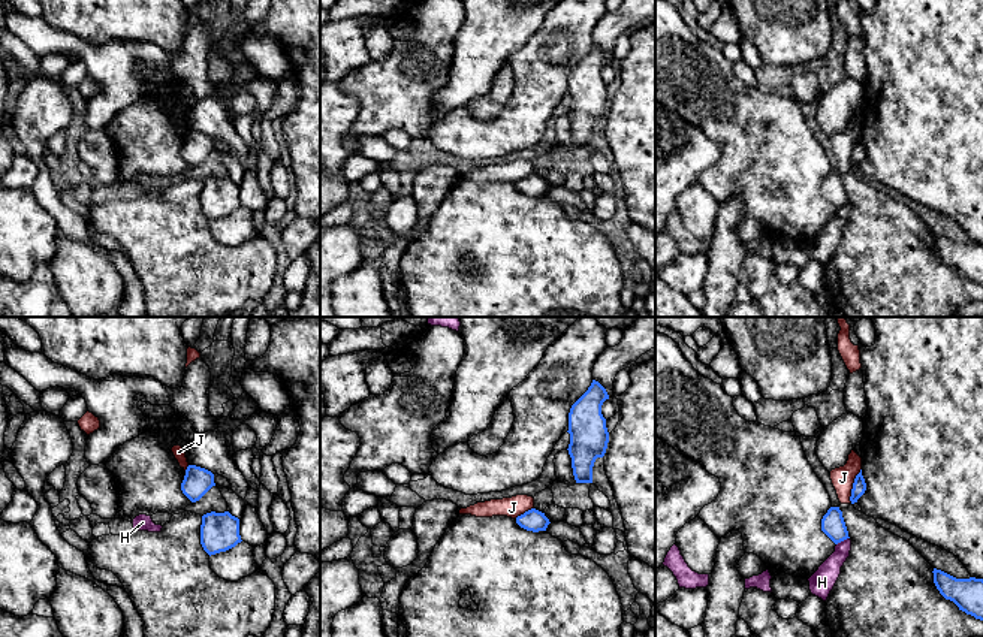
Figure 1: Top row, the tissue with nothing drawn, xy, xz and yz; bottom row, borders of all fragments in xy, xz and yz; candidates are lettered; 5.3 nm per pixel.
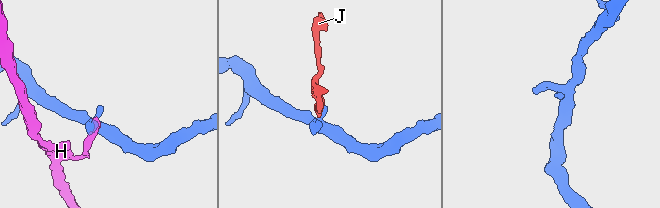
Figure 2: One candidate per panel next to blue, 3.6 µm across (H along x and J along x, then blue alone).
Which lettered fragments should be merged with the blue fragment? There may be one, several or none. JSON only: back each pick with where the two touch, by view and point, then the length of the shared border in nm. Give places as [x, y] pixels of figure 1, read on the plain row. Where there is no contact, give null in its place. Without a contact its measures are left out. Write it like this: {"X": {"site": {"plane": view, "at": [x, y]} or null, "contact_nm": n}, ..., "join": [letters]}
{"join": []}

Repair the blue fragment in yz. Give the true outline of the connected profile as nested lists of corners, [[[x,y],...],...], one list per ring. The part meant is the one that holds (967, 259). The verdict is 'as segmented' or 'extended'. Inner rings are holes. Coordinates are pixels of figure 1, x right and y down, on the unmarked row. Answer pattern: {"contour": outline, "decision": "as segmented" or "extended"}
{"contour": [[[934,233],[934,248],[940,259],[953,266],[959,275],[983,286],[983,244],[956,244]]], "decision": "as segmented"}

